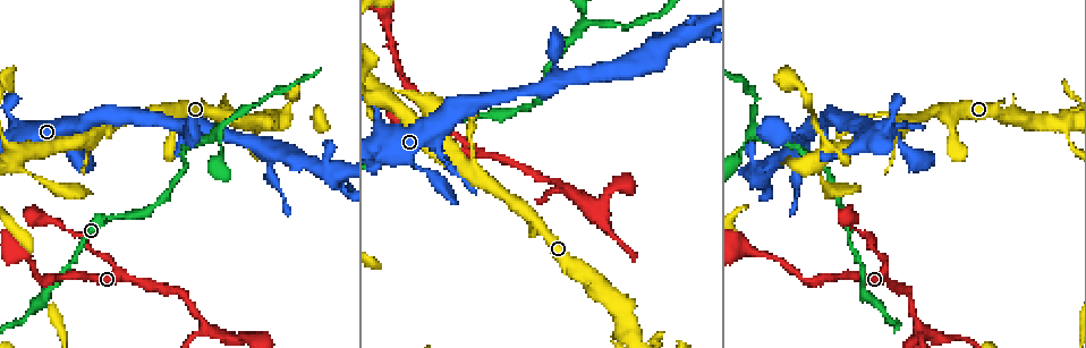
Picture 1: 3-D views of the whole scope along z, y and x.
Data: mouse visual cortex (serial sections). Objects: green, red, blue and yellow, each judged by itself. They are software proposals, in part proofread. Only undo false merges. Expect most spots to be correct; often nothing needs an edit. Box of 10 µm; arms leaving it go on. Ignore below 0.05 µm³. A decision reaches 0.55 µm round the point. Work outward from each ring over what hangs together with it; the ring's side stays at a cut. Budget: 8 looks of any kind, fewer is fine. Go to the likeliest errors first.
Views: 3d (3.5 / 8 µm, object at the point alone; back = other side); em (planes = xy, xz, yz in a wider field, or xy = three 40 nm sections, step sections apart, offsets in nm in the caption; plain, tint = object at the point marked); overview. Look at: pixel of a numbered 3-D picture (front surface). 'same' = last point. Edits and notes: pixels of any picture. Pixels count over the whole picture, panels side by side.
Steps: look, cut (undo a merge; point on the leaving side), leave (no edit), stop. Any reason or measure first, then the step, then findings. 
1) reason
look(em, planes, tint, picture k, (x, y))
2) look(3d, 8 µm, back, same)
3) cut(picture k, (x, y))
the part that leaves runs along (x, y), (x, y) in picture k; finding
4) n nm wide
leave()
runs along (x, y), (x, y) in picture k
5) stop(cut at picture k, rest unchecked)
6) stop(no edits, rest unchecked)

four-way junction
look(3d, 3.5 µm, picture 1, (828, 149))

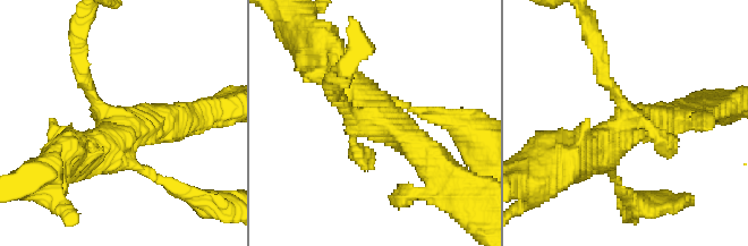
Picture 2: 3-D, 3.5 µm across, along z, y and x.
look(em, xy, step 2, tint, picture 2, (124, 125))

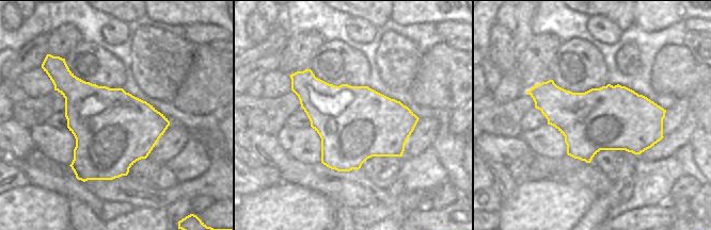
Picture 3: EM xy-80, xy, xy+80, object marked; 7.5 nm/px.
leave()
runs along (676, 117), (623, 125), (612, 174) in picture 2; one cell here

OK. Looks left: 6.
arms part here
look(3d, 3.5 µm, picture 1, (215, 132))

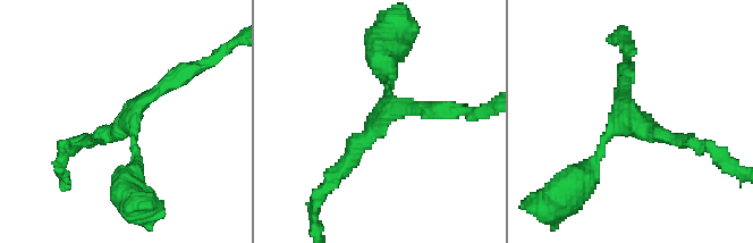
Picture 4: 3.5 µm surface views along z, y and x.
look(em, xy, step 3, tint, picture 4, (126, 117))

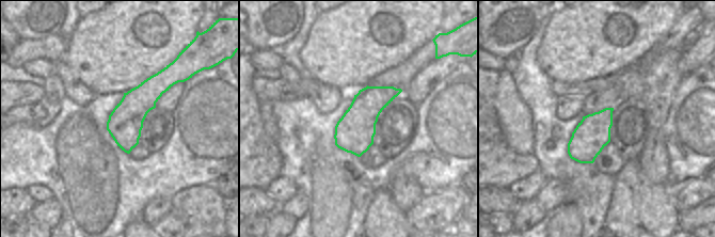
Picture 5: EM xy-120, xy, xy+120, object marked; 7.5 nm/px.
3 arms; arms of 150, 200, 200 nm
leave()
runs along (87, 141), (112, 134), (185, 72) in picture 4; continuous, no second cell

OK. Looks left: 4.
arms part here
look(3d, 8 µm, picture 1, (569, 191))

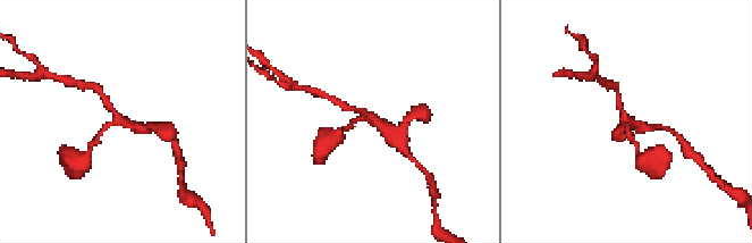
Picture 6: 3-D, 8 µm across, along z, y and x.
closer look
look(3d, 3.5 µm, same)

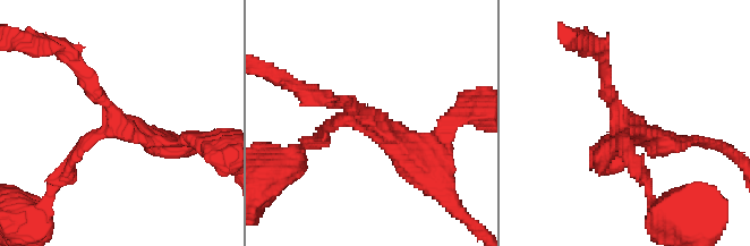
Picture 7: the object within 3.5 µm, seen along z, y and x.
3 arms; arms of 200, 200, 300 nm; shape alone is not enough
look(em, xy, step 3, tint, picture 7, (372, 119))

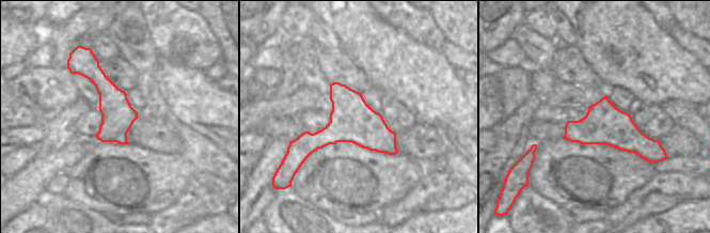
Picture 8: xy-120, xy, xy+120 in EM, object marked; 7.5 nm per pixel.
leave()
runs along (74, 62), (126, 129), (178, 146) in picture 7; continuous, no second cell

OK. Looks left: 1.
stop(no edits, rest unchecked)

